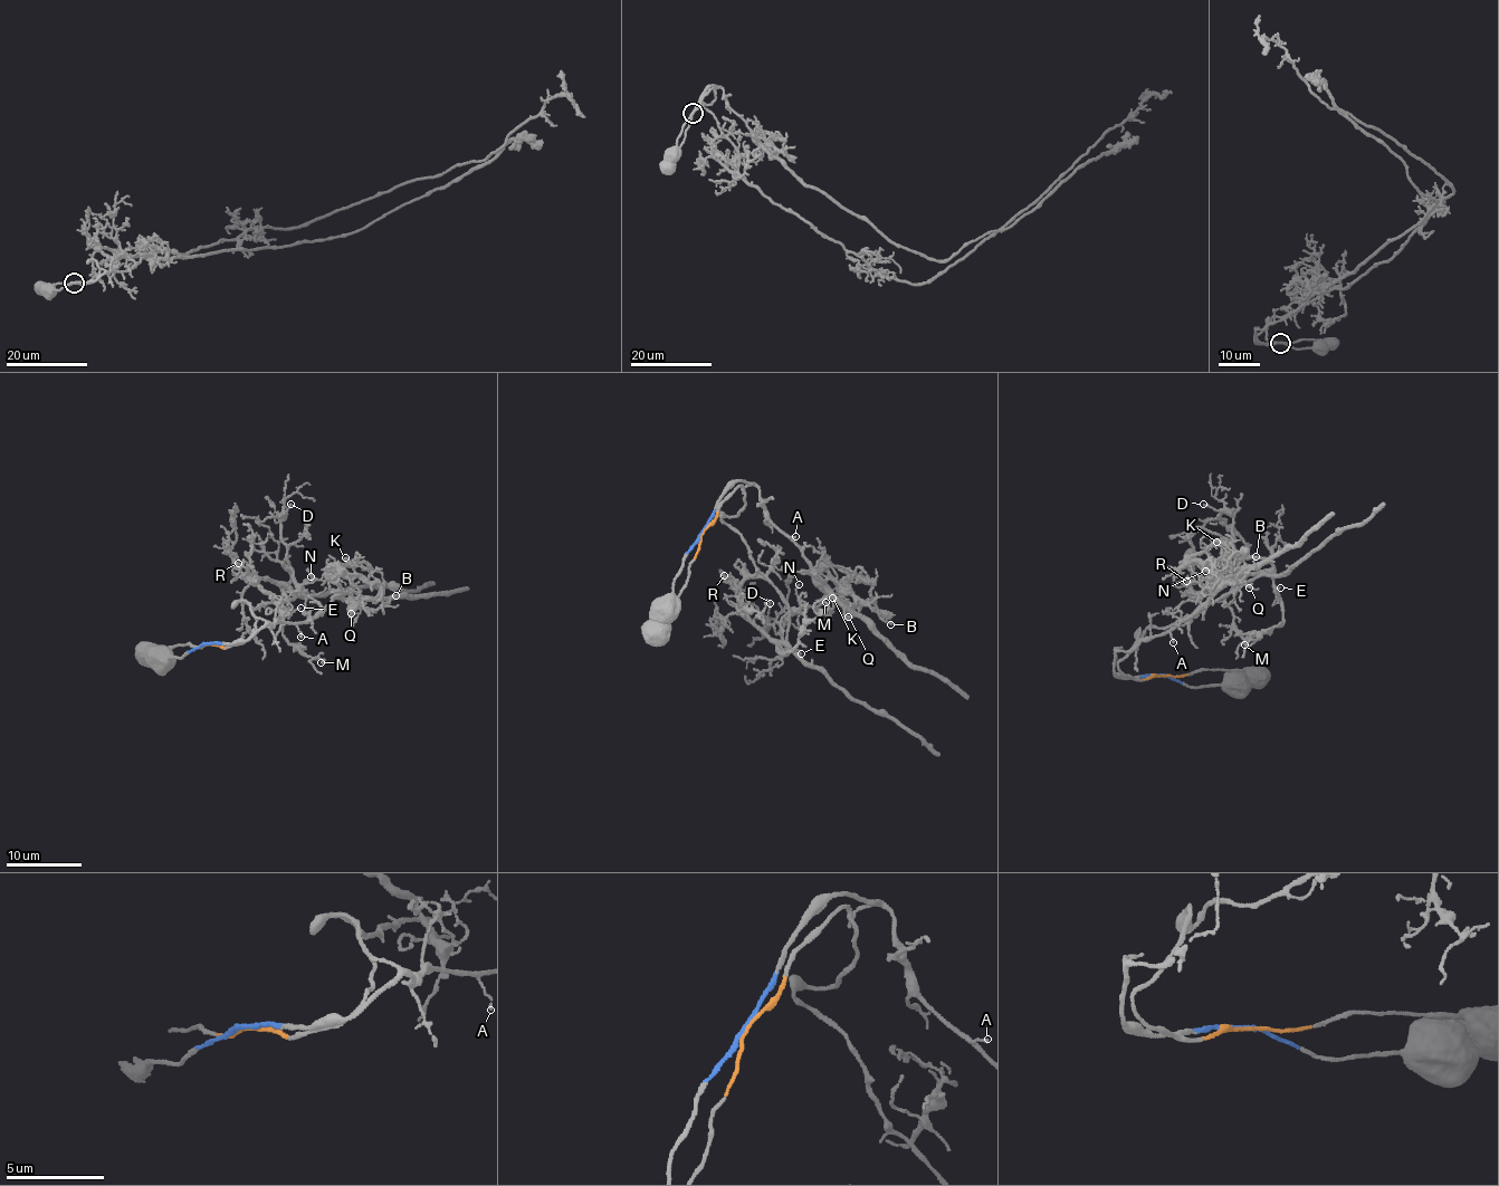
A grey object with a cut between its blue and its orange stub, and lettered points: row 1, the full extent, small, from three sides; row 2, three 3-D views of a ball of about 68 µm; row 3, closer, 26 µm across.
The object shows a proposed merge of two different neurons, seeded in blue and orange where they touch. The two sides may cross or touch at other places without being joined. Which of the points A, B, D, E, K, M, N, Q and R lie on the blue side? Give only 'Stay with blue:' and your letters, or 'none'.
Stay with blue: A, B, K, Q

